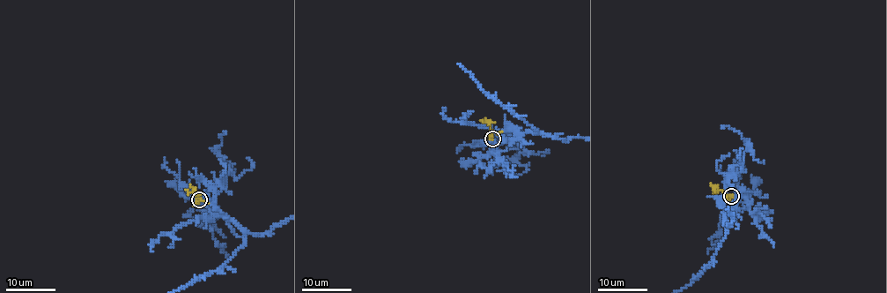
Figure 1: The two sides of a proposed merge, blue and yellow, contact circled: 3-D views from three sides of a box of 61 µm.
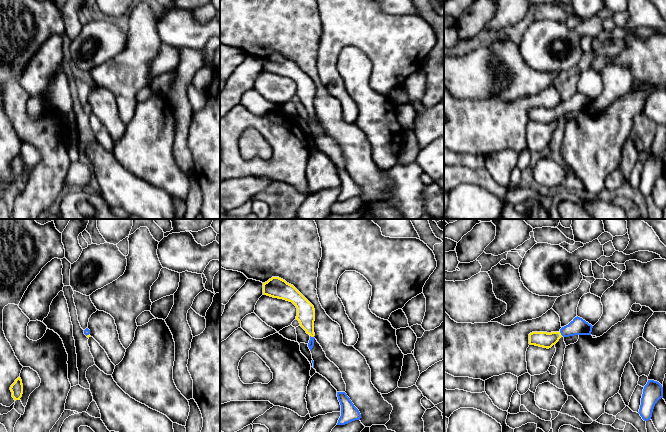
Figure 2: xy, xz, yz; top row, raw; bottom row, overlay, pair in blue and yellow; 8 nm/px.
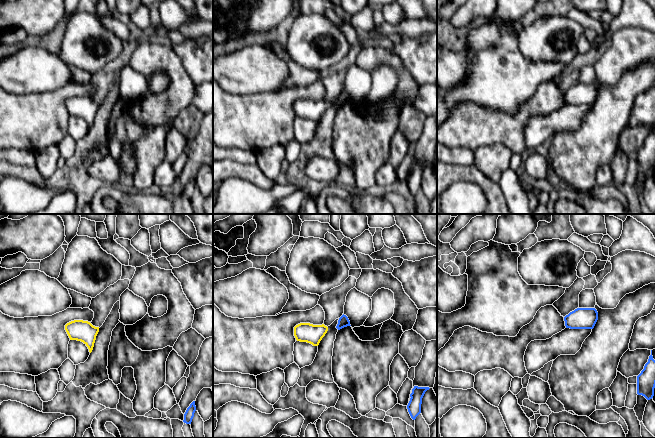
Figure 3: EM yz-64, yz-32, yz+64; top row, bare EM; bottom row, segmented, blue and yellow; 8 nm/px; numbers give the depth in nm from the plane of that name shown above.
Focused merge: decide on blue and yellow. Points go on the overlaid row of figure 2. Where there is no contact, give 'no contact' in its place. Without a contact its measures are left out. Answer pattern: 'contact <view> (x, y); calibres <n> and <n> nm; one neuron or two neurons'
contact xz (312, 337); calibres 50 and 140 nm; one neuron

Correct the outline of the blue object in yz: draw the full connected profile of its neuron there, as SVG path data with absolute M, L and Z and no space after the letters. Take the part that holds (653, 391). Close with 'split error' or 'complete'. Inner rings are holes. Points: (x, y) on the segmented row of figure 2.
M648 380L643 389L641 405L638 412L644 421L651 419L654 406L661 398L663 398L662 385L657 381Z; complete

